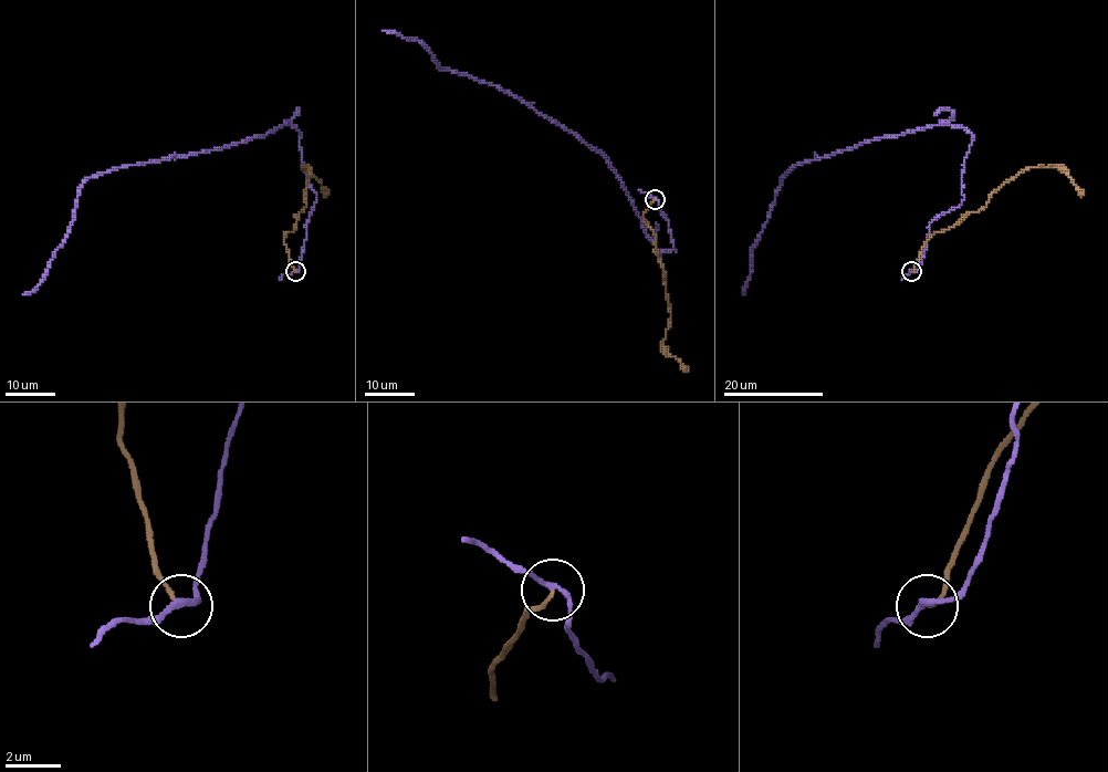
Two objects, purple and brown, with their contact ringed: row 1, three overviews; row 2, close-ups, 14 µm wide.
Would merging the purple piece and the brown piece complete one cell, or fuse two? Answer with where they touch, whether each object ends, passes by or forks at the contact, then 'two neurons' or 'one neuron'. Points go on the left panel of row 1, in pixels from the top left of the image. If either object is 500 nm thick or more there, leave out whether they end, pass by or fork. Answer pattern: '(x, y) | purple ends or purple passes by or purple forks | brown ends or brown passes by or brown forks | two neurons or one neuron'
(295, 271) | purple passes by | brown ends | two neurons

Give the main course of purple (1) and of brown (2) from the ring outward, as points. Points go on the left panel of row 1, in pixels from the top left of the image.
1: (295, 271), (316, 198), (302, 163), (300, 134), (290, 123), (252, 139), (87, 178), (45, 277), (23, 294)
2: (295, 271), (284, 237), (295, 229), (295, 217), (305, 204), (311, 168), (302, 167), (320, 181), (326, 197)

